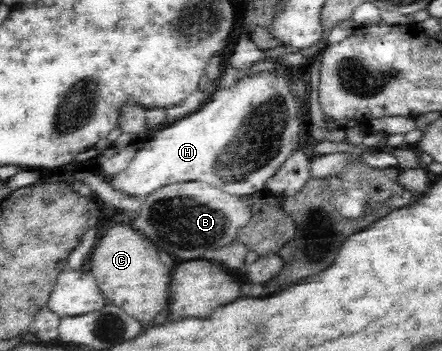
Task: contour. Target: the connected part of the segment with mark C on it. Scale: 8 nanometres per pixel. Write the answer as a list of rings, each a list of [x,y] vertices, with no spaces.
[[[130,223],[112,224],[112,227],[102,232],[98,241],[90,254],[89,272],[107,303],[121,307],[140,323],[154,319],[162,309],[167,310],[172,273],[158,257],[158,251],[162,249],[134,231]]]

